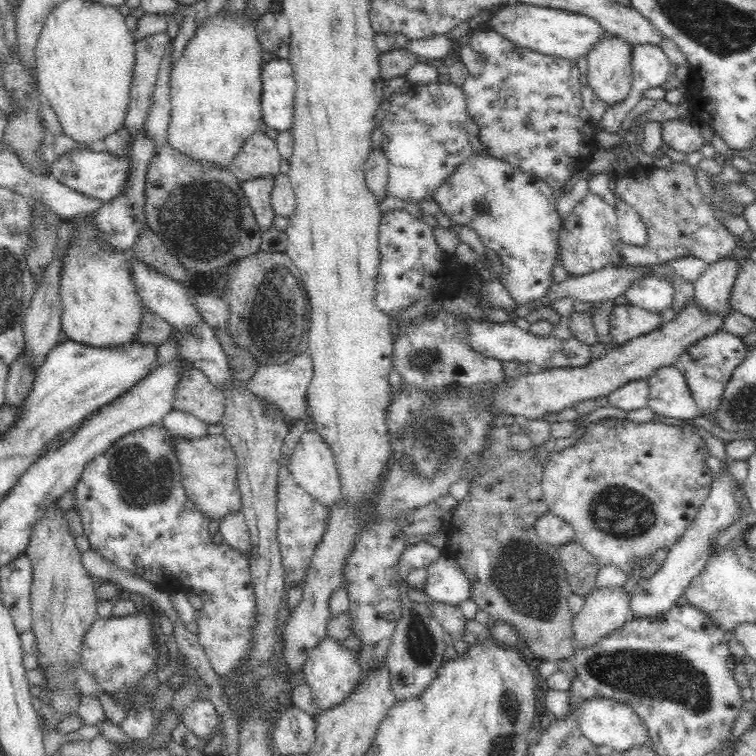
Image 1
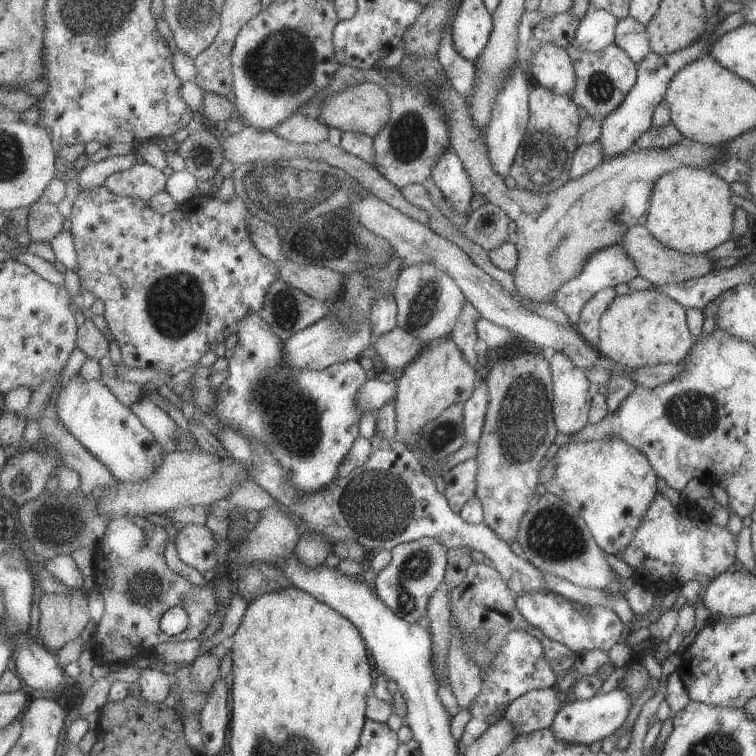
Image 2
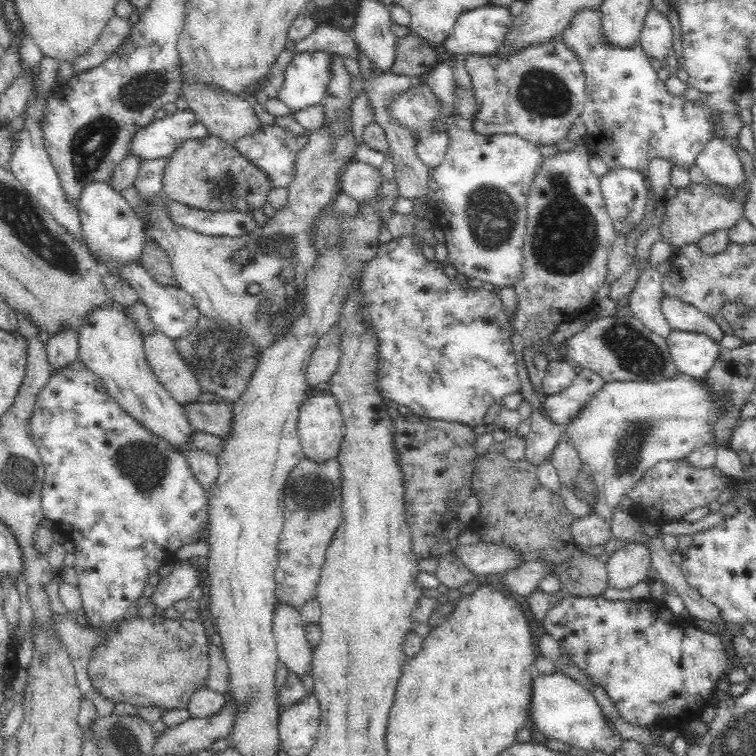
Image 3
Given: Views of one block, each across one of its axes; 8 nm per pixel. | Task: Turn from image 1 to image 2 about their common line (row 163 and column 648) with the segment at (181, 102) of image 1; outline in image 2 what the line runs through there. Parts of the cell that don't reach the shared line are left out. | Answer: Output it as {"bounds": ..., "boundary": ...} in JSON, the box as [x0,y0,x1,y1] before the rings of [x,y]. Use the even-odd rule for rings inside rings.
{"bounds":[644,166,736,255],"boundary":[[[690,166],[675,168],[669,174],[663,174],[663,176],[657,178],[657,182],[655,182],[655,186],[651,190],[644,226],[659,244],[663,244],[667,248],[677,252],[705,255],[715,246],[719,246],[725,240],[732,238],[733,211],[736,207],[730,202],[731,194],[728,183],[719,178],[713,171]]]}

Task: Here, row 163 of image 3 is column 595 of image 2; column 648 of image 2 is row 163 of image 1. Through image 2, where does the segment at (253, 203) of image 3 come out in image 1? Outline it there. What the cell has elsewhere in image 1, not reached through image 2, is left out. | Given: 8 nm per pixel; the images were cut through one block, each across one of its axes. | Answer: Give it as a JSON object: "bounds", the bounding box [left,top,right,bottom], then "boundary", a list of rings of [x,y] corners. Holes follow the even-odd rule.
{"bounds":[145,142,262,276],"boundary":[[[166,142],[158,146],[146,170],[145,224],[192,276],[228,267],[235,260],[256,254],[262,236],[240,186],[228,169],[200,163]]]}

